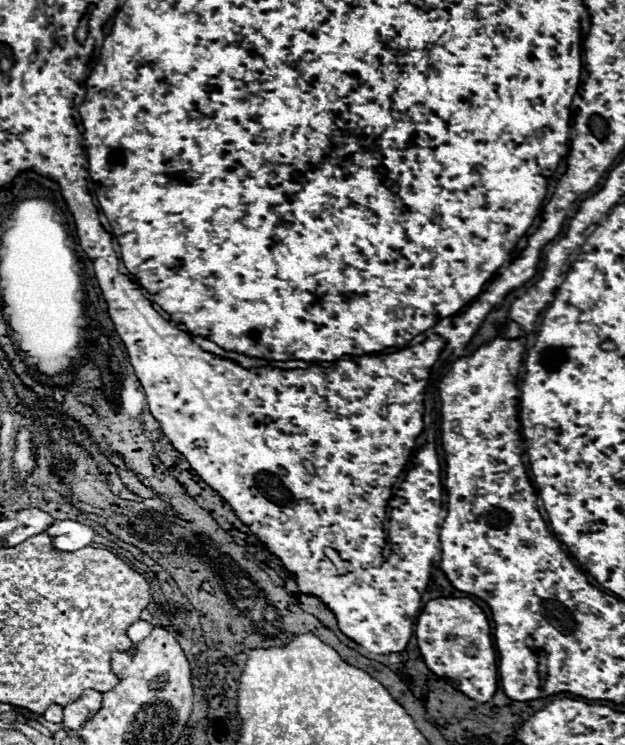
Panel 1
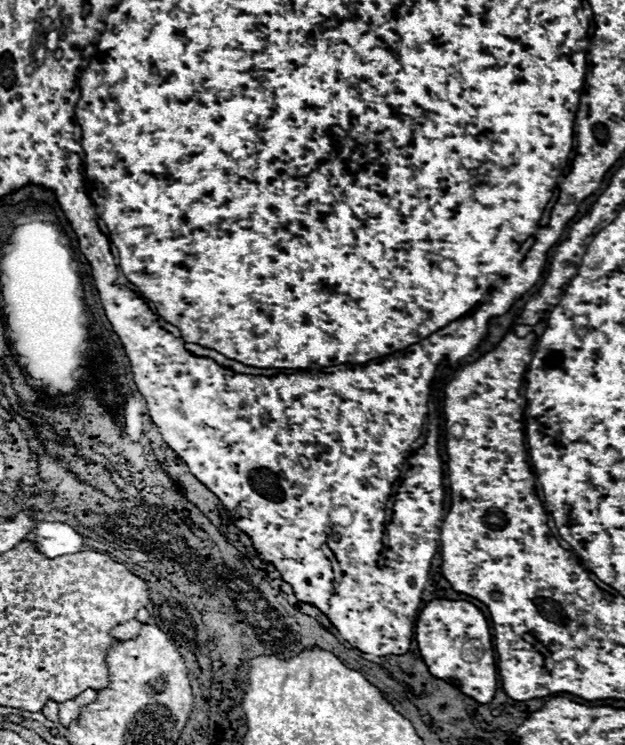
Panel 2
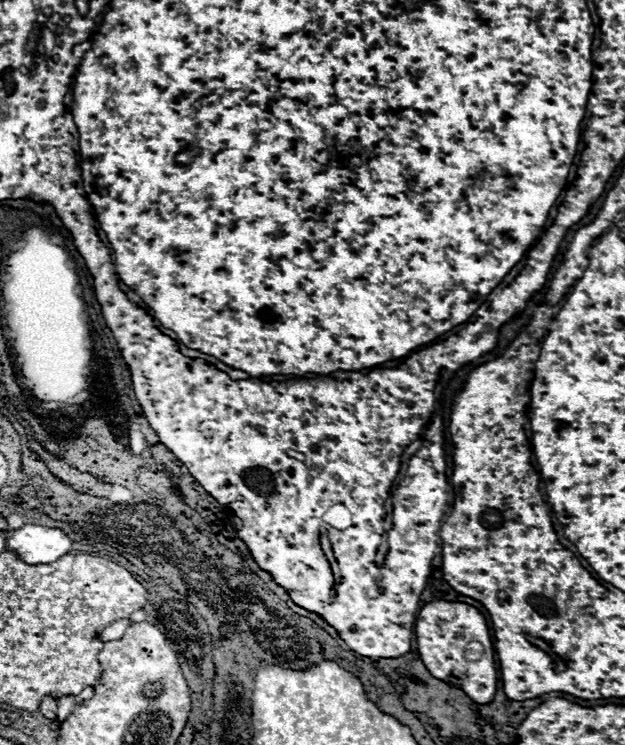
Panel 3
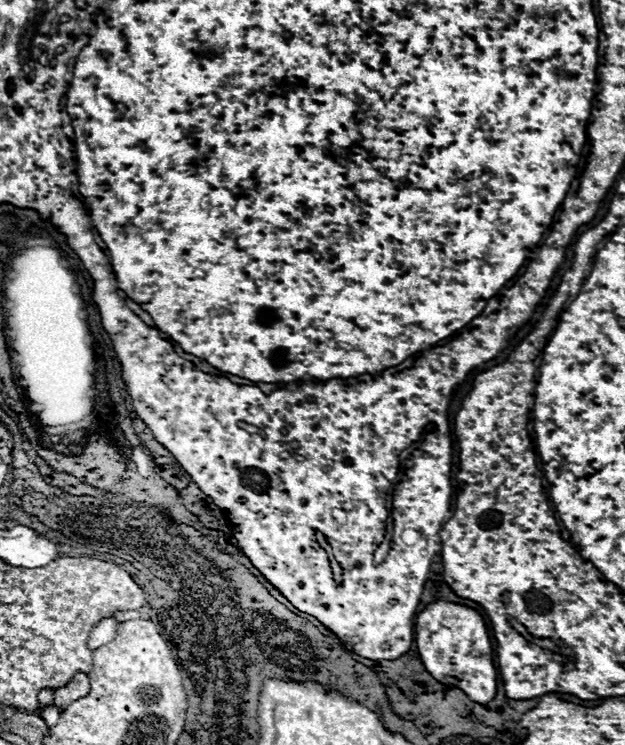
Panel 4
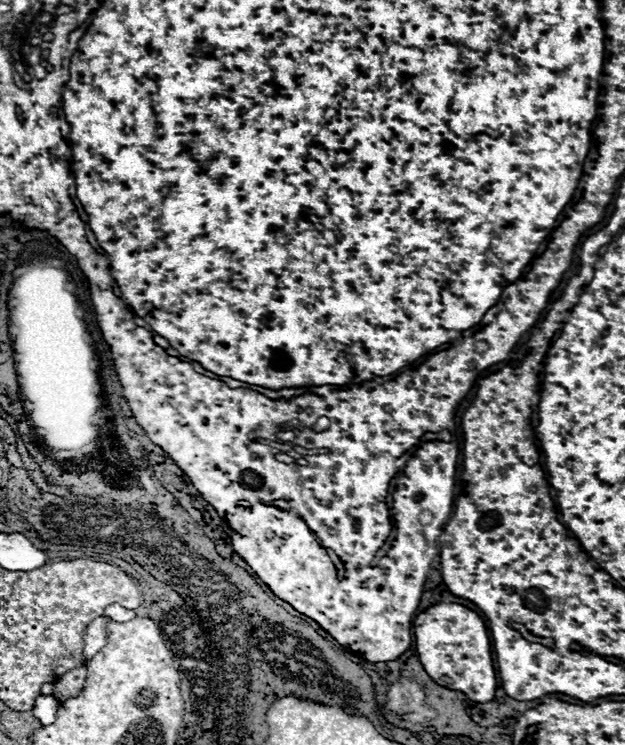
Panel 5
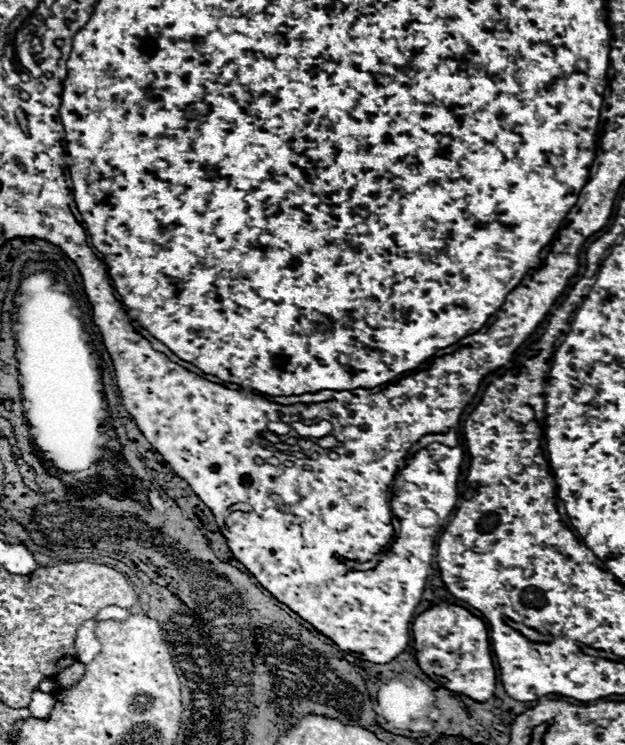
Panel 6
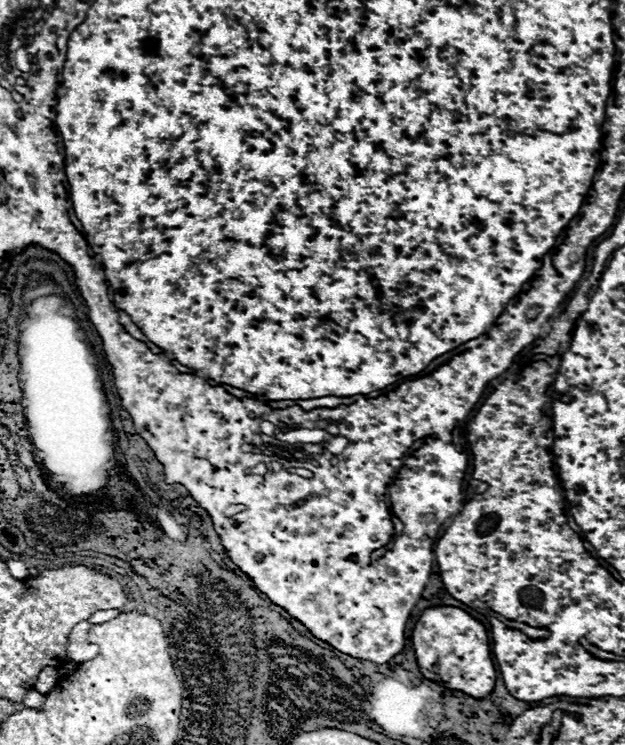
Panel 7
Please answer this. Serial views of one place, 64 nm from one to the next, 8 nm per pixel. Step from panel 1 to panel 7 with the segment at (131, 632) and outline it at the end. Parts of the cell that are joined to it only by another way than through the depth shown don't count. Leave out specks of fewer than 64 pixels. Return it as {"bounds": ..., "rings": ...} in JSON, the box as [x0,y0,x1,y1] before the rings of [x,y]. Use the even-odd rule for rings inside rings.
{"bounds":[68,620,98,664],"rings":[[[84,620],[72,628],[72,634],[68,640],[68,662],[80,664],[80,662],[86,662],[98,654],[96,644],[88,642],[90,628],[92,628],[92,624],[88,620]]]}

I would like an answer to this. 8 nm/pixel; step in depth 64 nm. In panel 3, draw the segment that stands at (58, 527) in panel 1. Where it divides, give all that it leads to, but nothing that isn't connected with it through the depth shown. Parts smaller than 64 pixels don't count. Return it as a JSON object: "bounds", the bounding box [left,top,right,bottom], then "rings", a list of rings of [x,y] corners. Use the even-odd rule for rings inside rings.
{"bounds":[8,524,72,562],"rings":[[[26,524],[8,538],[8,550],[18,552],[26,562],[52,562],[72,550],[72,540],[62,528]]]}

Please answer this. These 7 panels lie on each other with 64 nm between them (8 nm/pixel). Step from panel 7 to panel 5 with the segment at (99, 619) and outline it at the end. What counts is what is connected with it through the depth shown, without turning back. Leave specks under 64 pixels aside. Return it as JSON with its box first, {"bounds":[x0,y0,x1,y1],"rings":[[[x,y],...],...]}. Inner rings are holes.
{"bounds":[103,604,136,622],"rings":[[[118,604],[108,606],[103,615],[115,622],[127,622],[136,617],[135,611],[123,608]]]}

